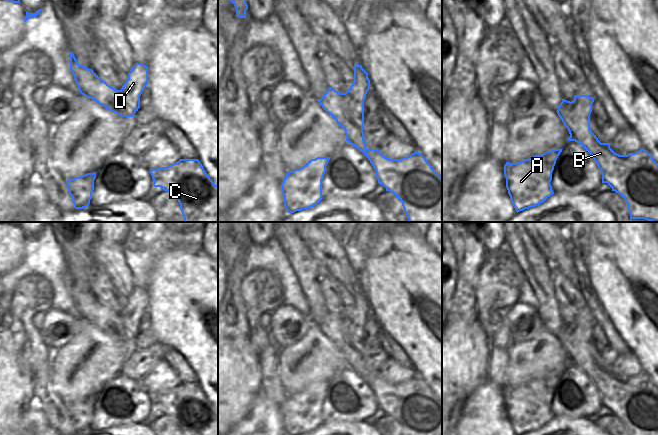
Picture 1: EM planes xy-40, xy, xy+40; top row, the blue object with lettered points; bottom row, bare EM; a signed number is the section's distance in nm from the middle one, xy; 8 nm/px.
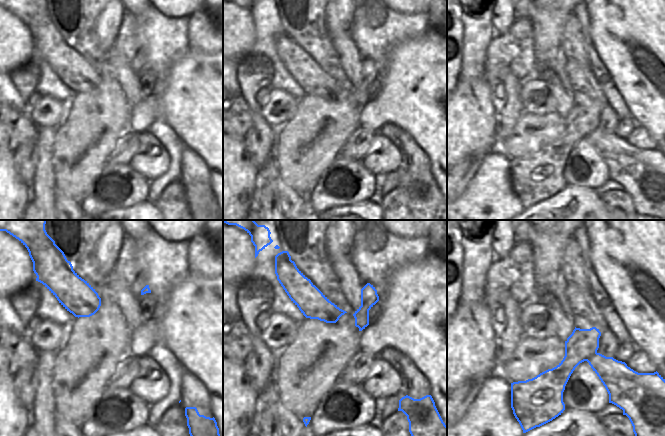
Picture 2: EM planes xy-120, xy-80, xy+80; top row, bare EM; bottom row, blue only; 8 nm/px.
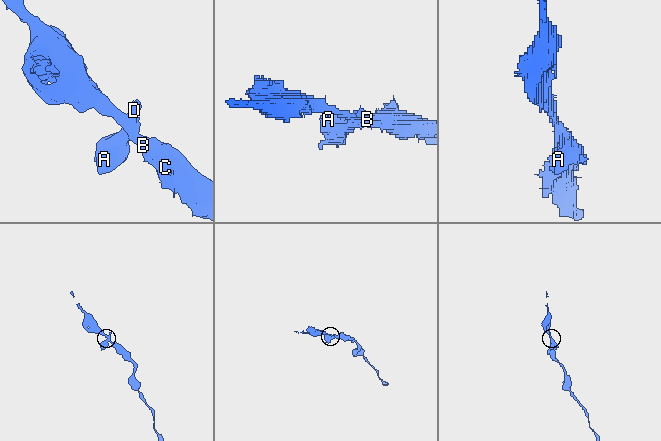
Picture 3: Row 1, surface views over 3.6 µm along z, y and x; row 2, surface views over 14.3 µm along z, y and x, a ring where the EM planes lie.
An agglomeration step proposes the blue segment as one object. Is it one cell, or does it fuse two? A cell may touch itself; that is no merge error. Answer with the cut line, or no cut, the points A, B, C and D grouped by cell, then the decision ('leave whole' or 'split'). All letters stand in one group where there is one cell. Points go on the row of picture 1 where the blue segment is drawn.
xy (343, 93), (347, 100), (346, 111), (363, 121) | A D / B C | split

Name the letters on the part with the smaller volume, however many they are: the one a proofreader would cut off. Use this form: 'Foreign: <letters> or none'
Foreign: A, D

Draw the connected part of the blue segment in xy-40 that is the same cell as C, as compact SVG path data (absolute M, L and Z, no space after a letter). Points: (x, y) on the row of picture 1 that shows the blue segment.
M180 159L167 167L150 169L150 174L154 187L161 187L176 196L184 222L218 222L218 186L198 159Z

